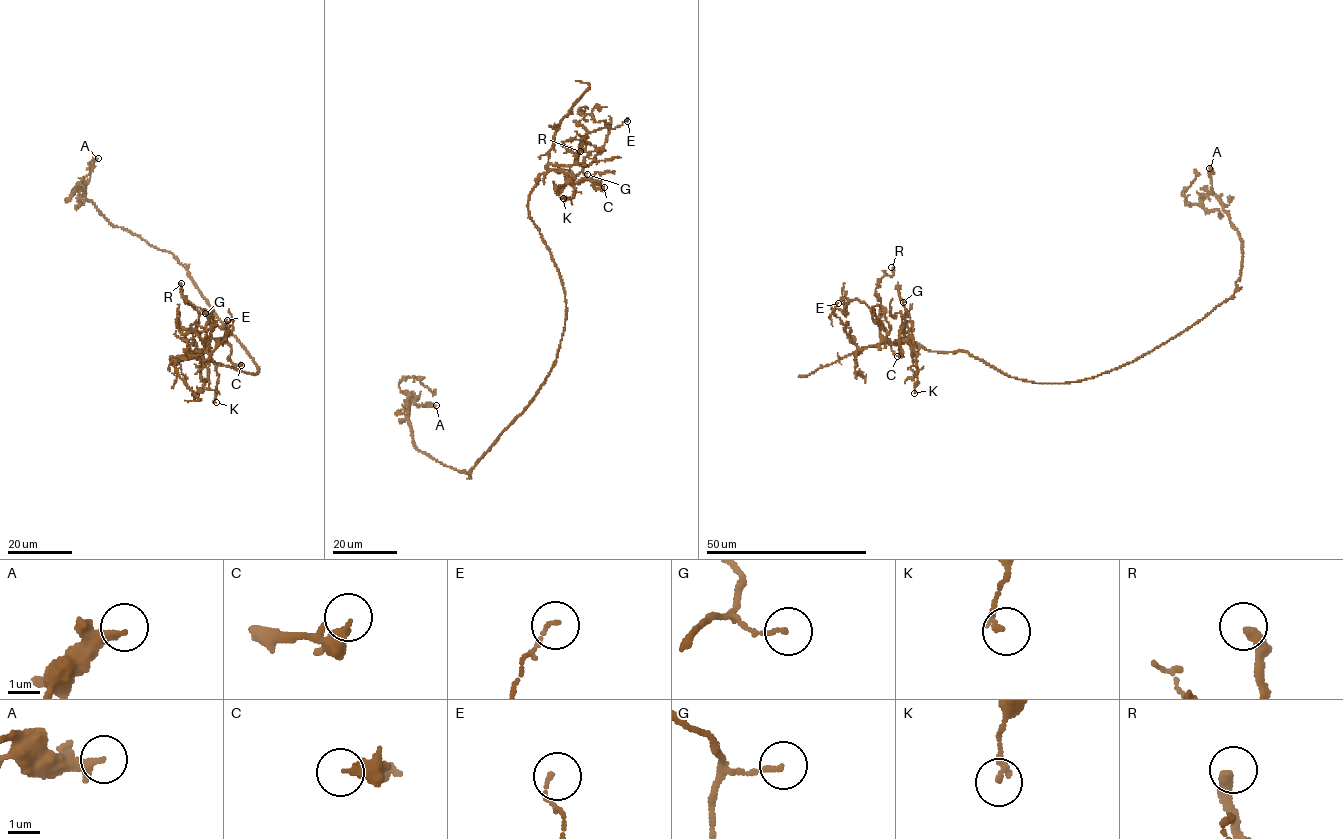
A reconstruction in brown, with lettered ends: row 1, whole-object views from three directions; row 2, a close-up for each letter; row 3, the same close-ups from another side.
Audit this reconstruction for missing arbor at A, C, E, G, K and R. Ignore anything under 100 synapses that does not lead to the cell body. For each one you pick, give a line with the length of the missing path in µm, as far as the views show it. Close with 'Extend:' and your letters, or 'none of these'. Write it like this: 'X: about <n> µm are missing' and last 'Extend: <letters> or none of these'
Extend: none of these

